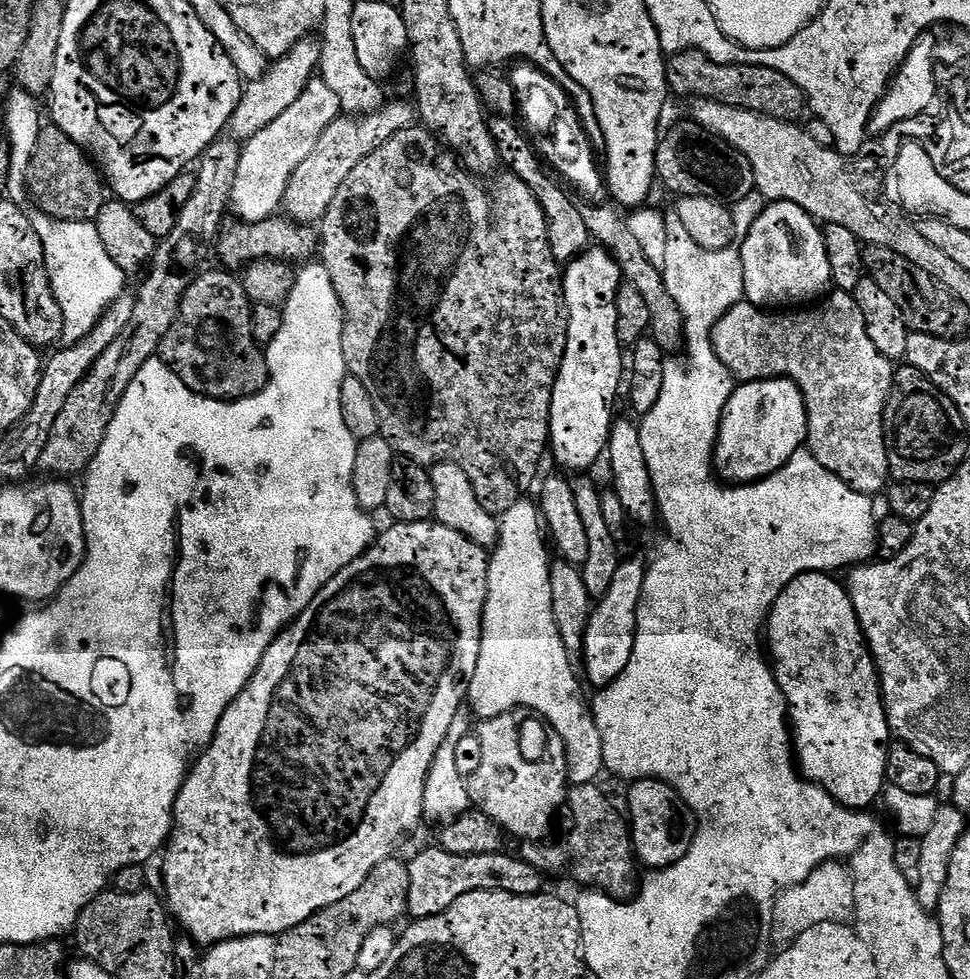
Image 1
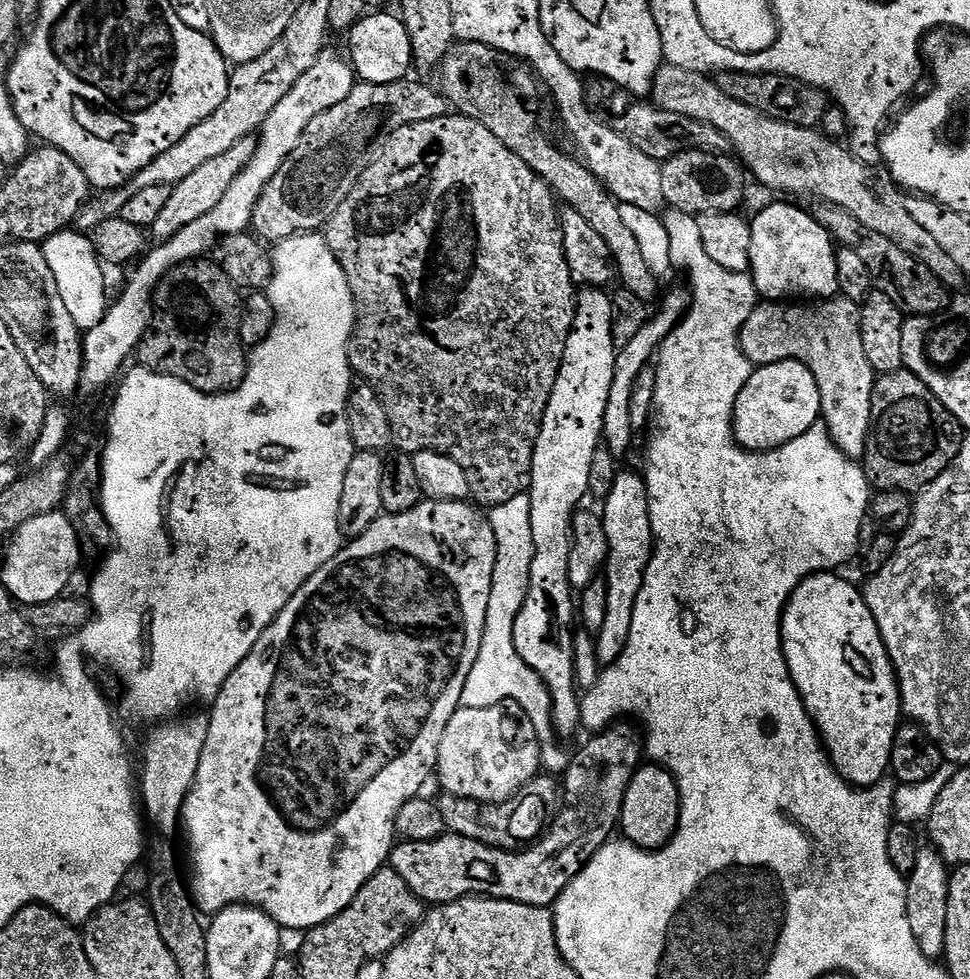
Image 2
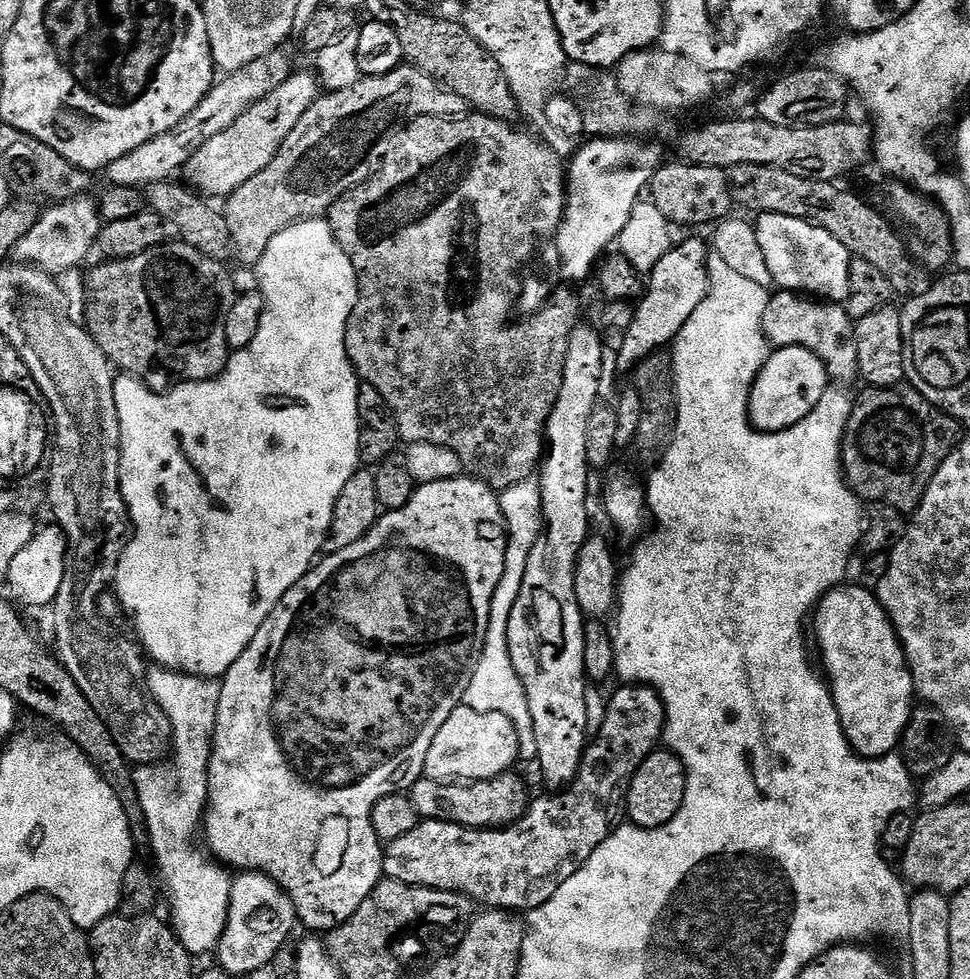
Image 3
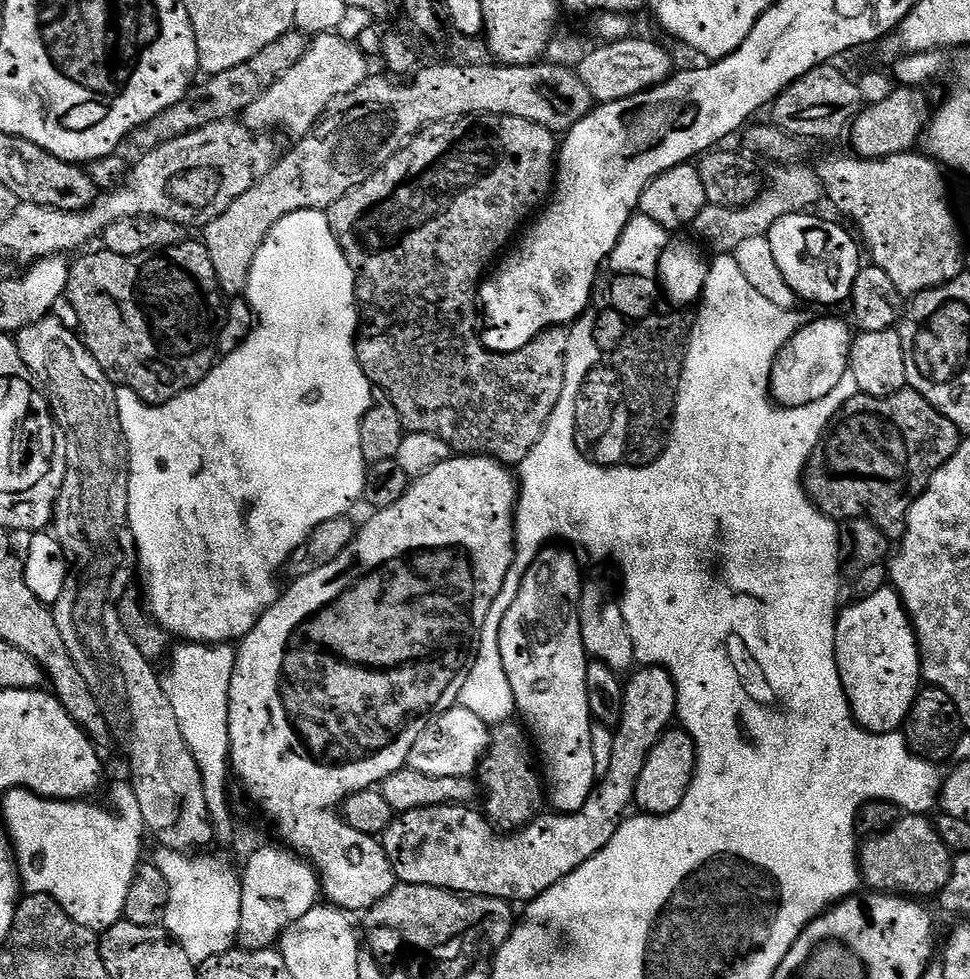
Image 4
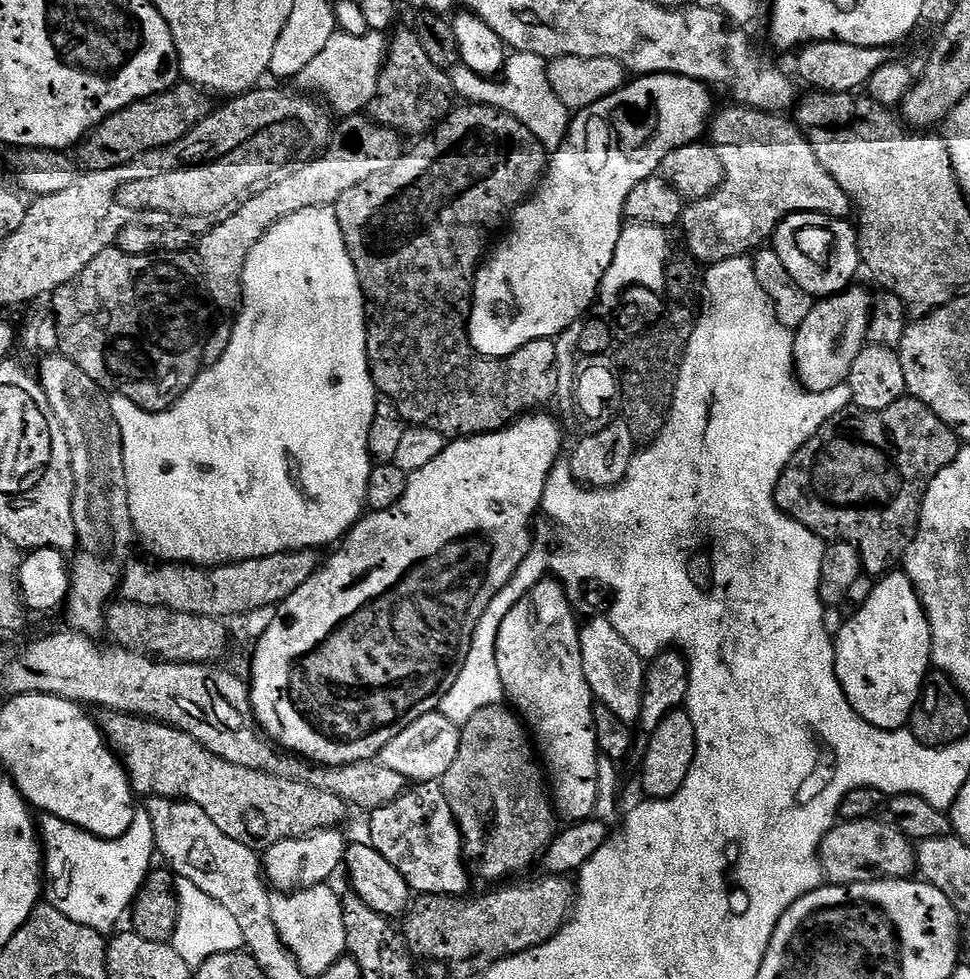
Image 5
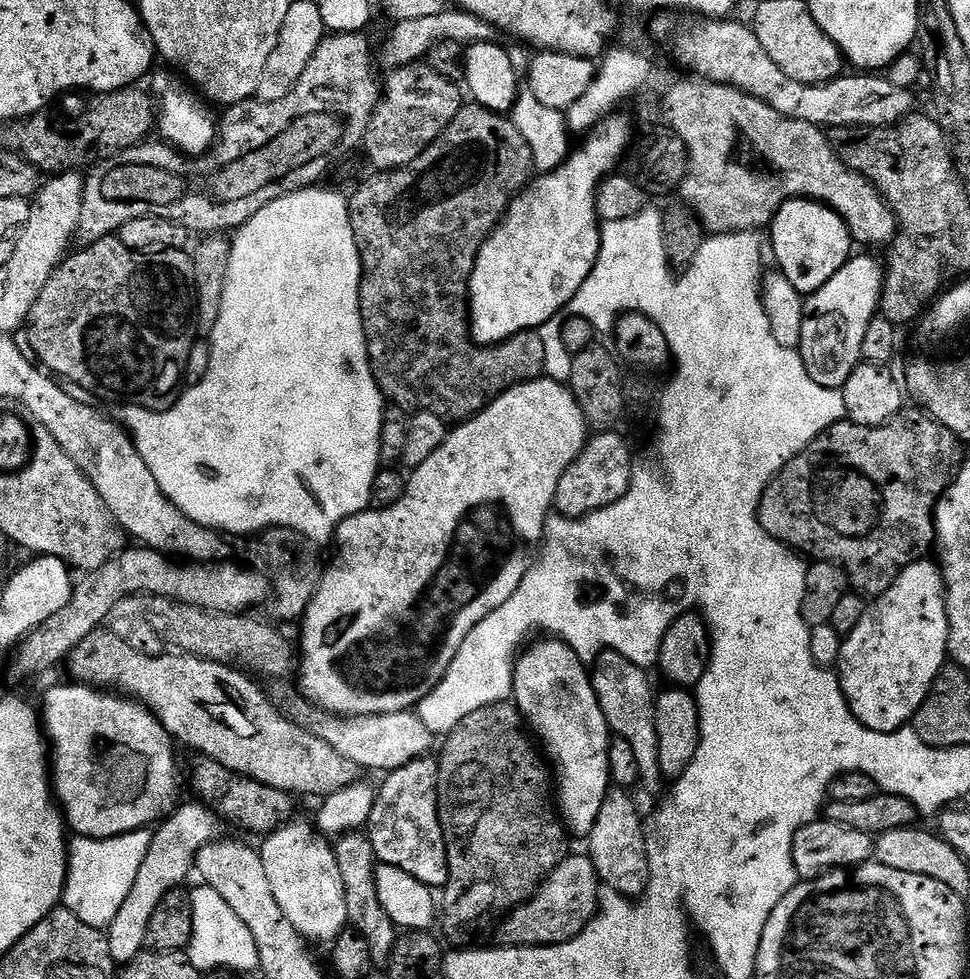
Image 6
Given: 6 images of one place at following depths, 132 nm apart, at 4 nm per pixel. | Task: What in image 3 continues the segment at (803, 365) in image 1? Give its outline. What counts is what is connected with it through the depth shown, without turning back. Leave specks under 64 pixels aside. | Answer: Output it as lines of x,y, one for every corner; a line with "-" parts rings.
780,290
769,295
766,314
762,316
765,338
773,349
798,346
818,354
833,381
857,379
860,367
856,329
848,317
847,307
836,302
815,304
812,300
815,299
805,298
792,290

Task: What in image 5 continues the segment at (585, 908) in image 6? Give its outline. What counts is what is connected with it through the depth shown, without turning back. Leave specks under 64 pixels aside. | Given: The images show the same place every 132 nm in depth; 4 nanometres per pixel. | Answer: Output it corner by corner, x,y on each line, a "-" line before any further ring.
541,875
541,880
528,880
525,884
516,884
513,888
500,886
497,892
489,896
476,896
468,900
464,896
426,896
407,909
403,917
402,931
404,940
408,943
408,950
413,957
425,956
428,960
444,962
464,962
478,954
489,956
489,961
505,960
507,956
517,956
529,952
554,938
560,929
568,923
574,911
574,884
568,876

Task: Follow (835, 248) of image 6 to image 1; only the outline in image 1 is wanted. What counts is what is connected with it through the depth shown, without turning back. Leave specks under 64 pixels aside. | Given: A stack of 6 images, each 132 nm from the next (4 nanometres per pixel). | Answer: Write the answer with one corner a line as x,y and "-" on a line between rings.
781,200
769,203
742,238
739,249
744,271
744,294
747,303
755,308
784,310
789,306
804,306
823,297
833,287
830,258
826,258
826,242
821,225
806,210
802,210
802,206

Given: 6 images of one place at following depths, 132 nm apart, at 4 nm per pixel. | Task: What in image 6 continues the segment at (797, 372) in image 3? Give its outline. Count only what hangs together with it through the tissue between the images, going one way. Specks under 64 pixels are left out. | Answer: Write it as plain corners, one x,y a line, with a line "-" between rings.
853,255
842,270
804,301
804,325
799,353
804,359
806,370
818,386
837,390
843,389
846,378
861,363
862,337
866,326
880,306
880,293
884,290
884,268
872,256

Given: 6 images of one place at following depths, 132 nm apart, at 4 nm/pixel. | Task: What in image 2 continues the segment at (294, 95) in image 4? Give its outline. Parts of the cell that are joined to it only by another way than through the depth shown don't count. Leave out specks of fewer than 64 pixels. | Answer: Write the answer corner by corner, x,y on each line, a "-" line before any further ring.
253,137
235,143
230,150
226,150
225,154
212,158
205,165
194,170
194,173
189,174
182,182
176,184
172,188
170,198
167,199
166,206
162,208
162,212
158,214
158,218
152,223
150,229
151,239
153,236
155,243
166,242
176,236
182,228
192,224
204,214
208,214
212,208
218,206
236,176
242,172
252,159
256,150
256,143
257,141

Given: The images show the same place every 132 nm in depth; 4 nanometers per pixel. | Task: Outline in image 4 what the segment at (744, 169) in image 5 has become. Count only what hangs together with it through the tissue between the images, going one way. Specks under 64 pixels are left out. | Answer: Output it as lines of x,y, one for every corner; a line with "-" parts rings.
780,166
775,169
776,173
772,176
772,188
765,187
761,191
760,197
753,204
746,208
718,208
709,206
698,214
698,218
690,225
695,239
701,245
713,248
716,254
735,253
746,238
763,236
774,226
778,218
788,215
790,212
807,213
824,196
824,188
820,184
819,175
808,168
801,166

